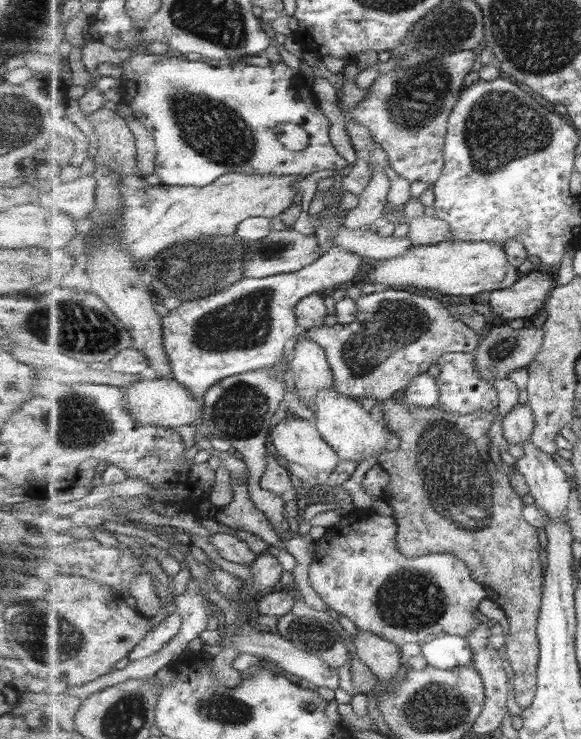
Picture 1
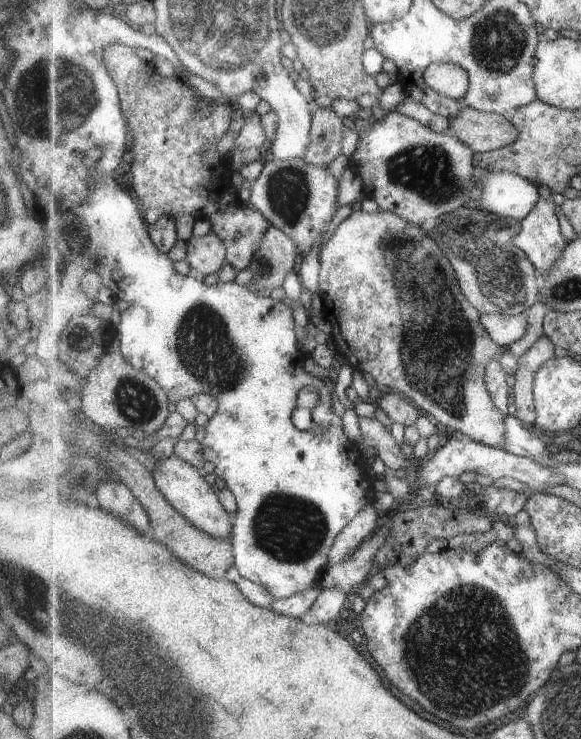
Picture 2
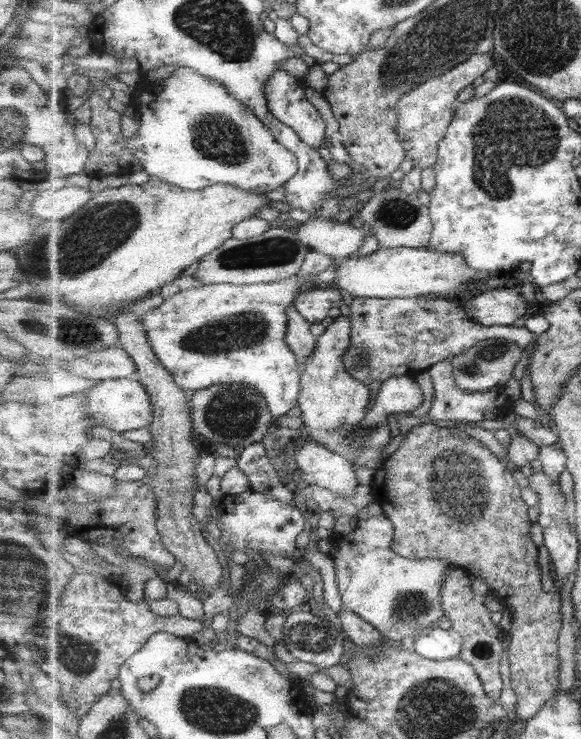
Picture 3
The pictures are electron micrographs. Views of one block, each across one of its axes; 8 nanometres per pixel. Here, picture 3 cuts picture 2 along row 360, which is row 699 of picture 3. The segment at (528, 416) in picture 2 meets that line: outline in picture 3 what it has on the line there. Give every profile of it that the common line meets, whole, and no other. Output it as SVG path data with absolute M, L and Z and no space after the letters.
M425 423L412 428L403 437L400 447L390 456L387 457L379 470L373 474L373 479L370 483L376 502L382 507L383 512L393 521L394 524L394 539L392 542L393 552L400 553L401 556L413 559L443 559L449 561L453 566L465 569L476 579L484 580L488 583L490 592L494 592L499 602L503 606L507 606L512 611L511 629L509 630L510 646L509 646L509 661L511 661L512 689L517 695L516 715L519 719L526 722L531 718L535 718L541 708L545 708L545 704L549 700L553 700L553 696L557 696L559 692L559 630L563 626L563 614L561 614L561 596L558 592L545 592L543 588L543 570L539 566L539 547L535 546L535 542L531 540L531 524L533 521L529 516L529 506L525 504L525 500L521 498L521 488L517 484L517 480L505 467L505 463L501 462L483 442L465 434L463 430L457 427L446 428L437 426L437 424Z

